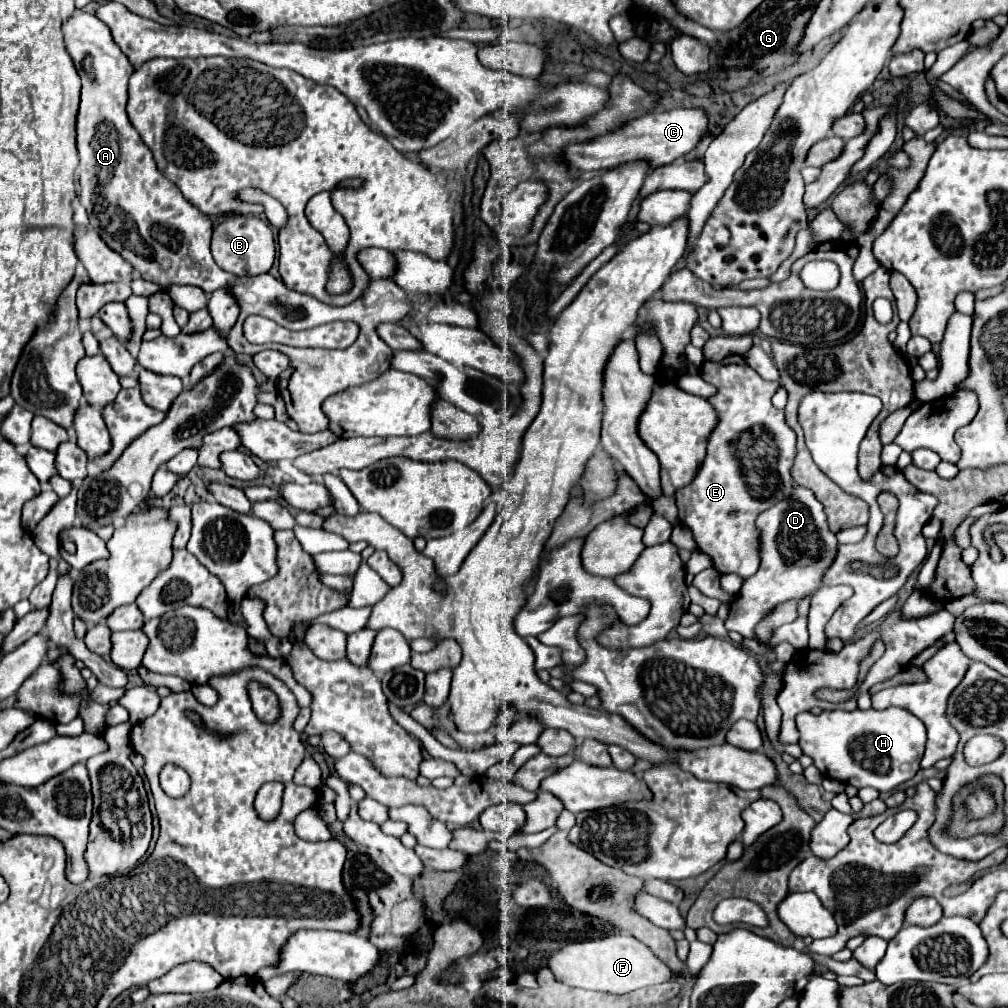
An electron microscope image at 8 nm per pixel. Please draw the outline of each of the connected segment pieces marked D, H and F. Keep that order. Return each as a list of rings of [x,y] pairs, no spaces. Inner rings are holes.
[[[794,484],[792,494],[762,512],[756,520],[760,534],[760,568],[754,576],[746,578],[740,594],[730,604],[726,630],[736,630],[744,638],[754,638],[754,626],[776,604],[786,600],[800,600],[820,588],[820,578],[836,556],[838,540],[828,530],[822,504],[808,488]]]
[[[886,708],[886,710],[832,710],[822,712],[818,716],[804,712],[796,718],[796,726],[800,730],[800,746],[806,756],[814,760],[814,766],[822,772],[822,776],[856,786],[856,788],[876,788],[878,792],[892,792],[900,784],[914,778],[914,774],[920,768],[920,760],[924,754],[926,744],[926,728],[920,718],[916,718],[912,712],[906,712],[904,708]]]
[[[612,934],[586,942],[570,942],[548,956],[548,968],[562,984],[608,994],[626,994],[636,988],[668,982],[672,978],[670,968],[658,960],[648,946],[626,934]]]

